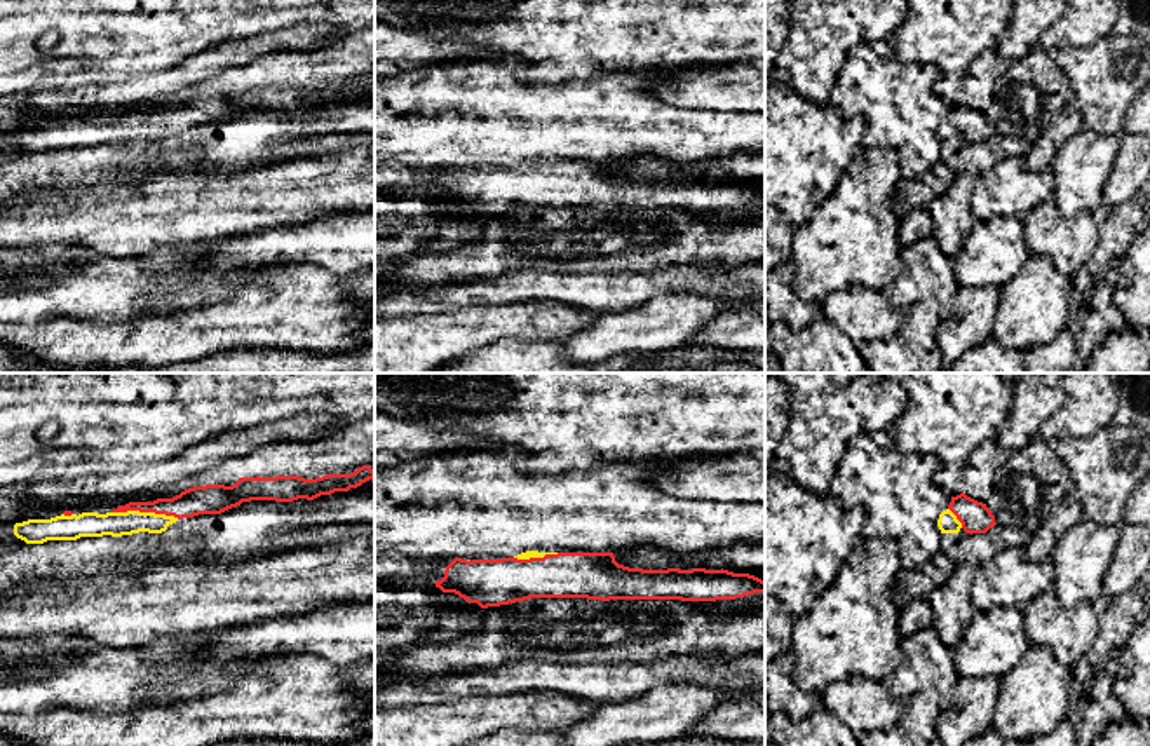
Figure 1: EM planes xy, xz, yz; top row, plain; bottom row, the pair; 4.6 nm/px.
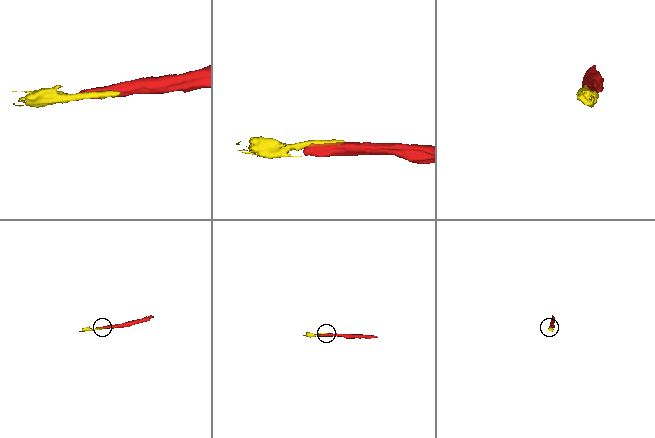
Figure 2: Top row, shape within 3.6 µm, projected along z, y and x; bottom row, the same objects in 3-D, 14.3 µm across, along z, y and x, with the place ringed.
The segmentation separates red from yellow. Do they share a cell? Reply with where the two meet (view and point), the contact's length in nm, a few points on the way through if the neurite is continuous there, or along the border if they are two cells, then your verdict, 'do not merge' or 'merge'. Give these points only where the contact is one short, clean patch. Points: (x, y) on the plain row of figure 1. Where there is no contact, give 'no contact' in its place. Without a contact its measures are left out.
meets red in xy at (145, 121); contact 320 nm long; merge

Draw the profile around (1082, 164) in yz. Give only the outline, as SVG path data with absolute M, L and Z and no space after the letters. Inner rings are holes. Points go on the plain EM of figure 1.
M1089 129L1068 138L1051 164L1054 174L1054 195L1059 213L1070 220L1080 211L1094 211L1103 204L1105 185L1112 176L1113 162L1120 150L1120 134L1099 136Z

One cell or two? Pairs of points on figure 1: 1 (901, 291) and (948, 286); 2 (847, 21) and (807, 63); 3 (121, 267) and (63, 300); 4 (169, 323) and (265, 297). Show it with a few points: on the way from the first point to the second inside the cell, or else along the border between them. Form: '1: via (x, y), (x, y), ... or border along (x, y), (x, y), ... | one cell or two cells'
1: via (913, 286), (936, 286) | one cell
2: via (837, 32), (816, 53) | one cell
3: via (107, 281), (101, 286), (77, 286) | one cell
4: via (194, 323), (241, 321) | one cell

